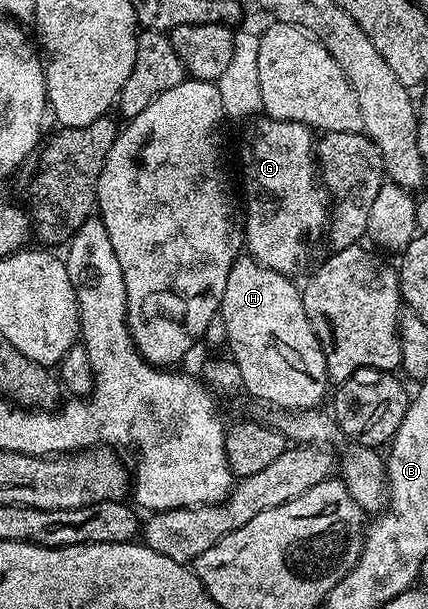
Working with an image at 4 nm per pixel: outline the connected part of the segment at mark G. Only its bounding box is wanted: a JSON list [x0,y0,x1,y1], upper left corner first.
[239,116,329,276]

